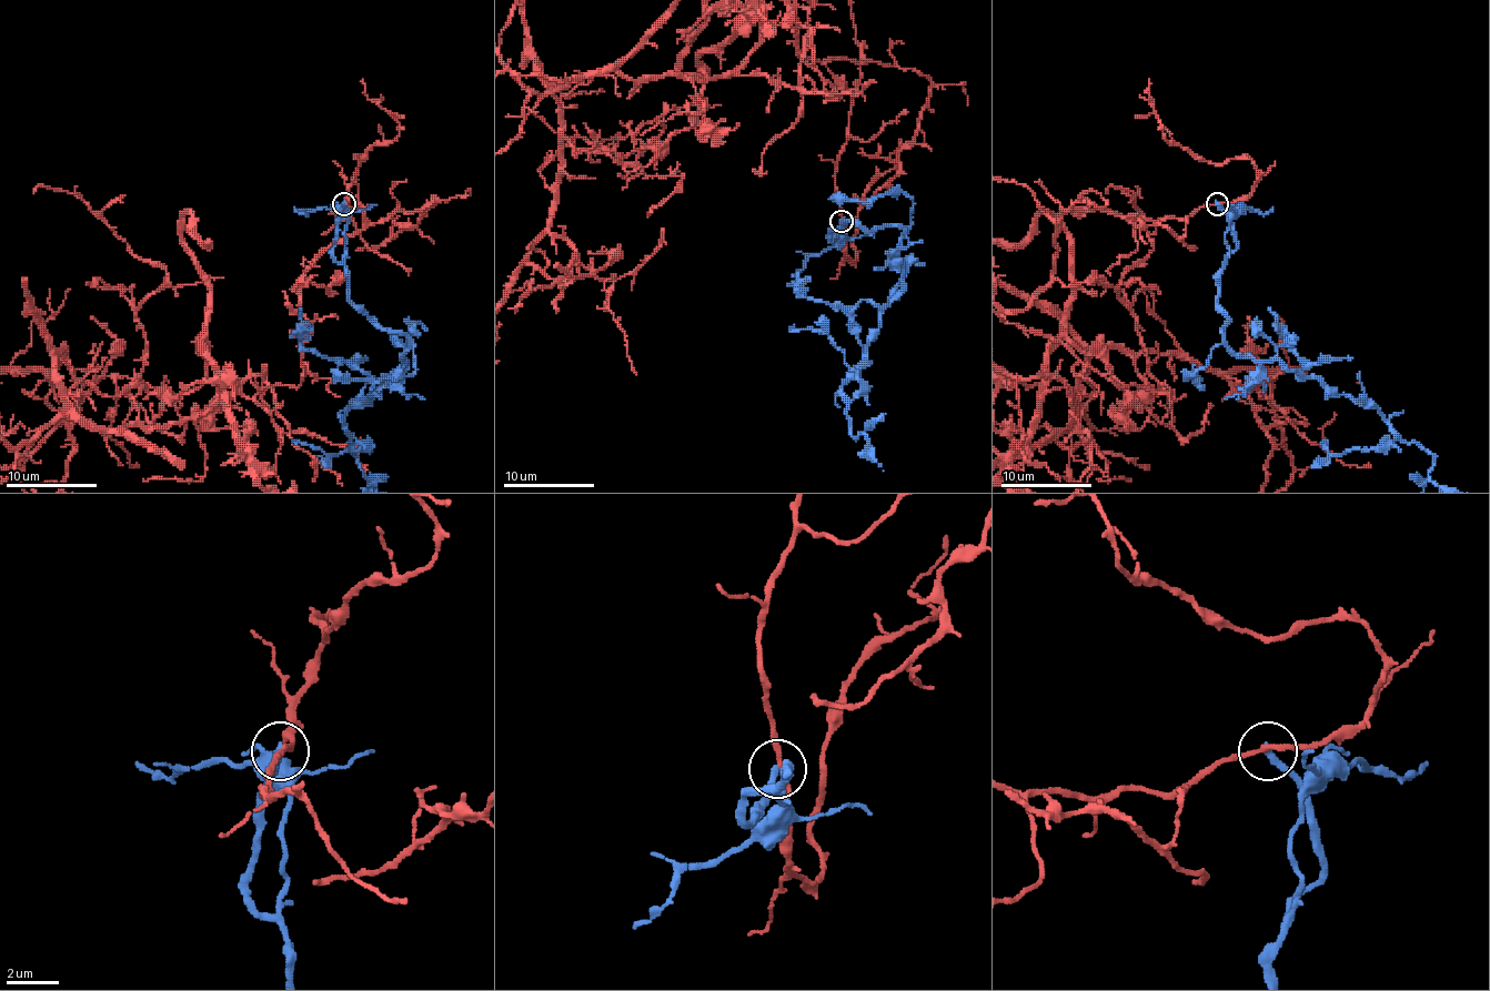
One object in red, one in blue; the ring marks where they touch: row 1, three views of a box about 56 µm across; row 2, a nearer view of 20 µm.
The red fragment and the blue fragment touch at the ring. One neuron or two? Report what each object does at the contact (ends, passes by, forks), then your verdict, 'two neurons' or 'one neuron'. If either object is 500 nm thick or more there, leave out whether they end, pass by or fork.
red passes by | blue ends | two neurons

